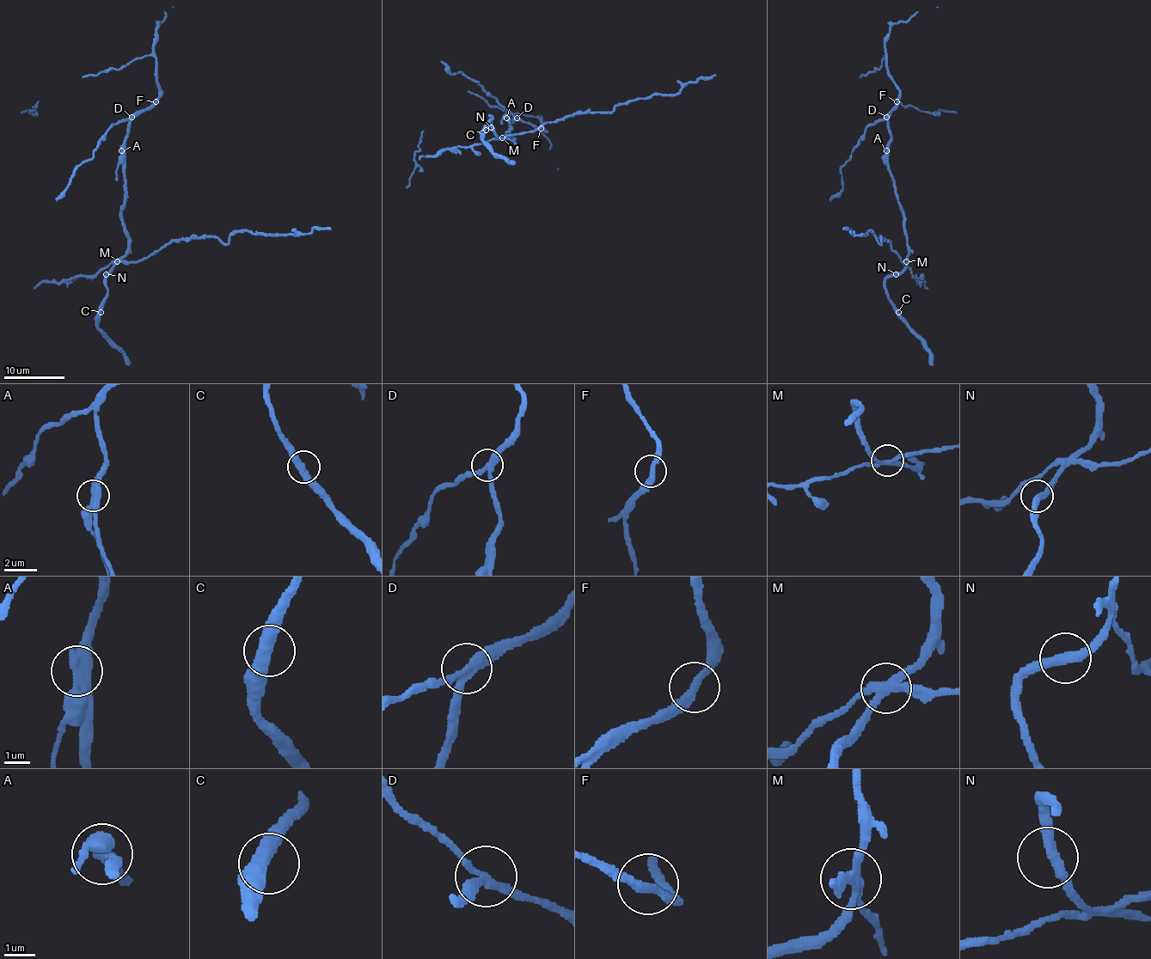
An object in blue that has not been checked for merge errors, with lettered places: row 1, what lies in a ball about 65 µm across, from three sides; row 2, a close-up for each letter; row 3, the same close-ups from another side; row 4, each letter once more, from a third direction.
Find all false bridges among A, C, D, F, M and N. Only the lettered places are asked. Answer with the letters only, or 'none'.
A, D, M

